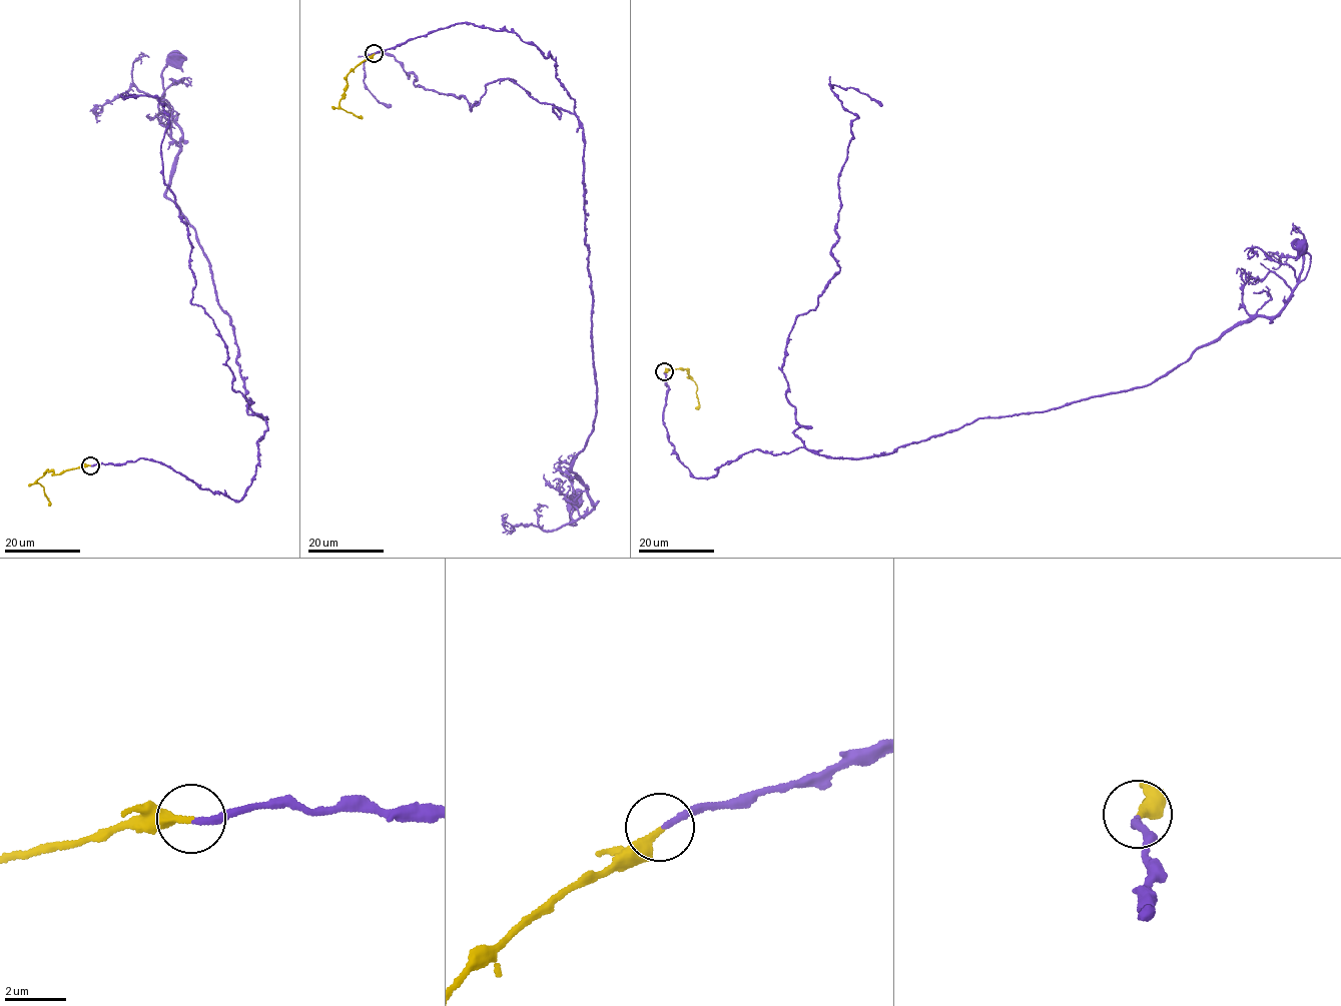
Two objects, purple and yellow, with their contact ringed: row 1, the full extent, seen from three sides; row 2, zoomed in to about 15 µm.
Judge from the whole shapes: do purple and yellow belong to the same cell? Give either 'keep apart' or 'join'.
join

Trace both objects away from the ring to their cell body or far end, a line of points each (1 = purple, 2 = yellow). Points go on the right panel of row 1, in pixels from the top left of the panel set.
1: (665, 371), (669, 439), (695, 477), (758, 448), (890, 454), (1151, 384), (1277, 315), (1306, 275), (1302, 246)
2: (665, 371), (667, 368), (688, 370), (697, 389), (698, 404), (695, 408)

